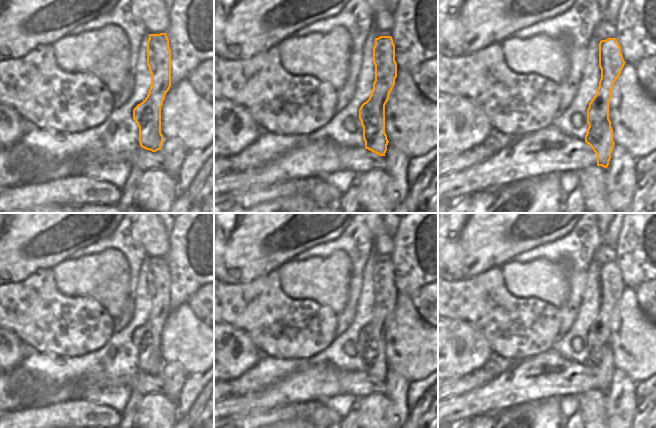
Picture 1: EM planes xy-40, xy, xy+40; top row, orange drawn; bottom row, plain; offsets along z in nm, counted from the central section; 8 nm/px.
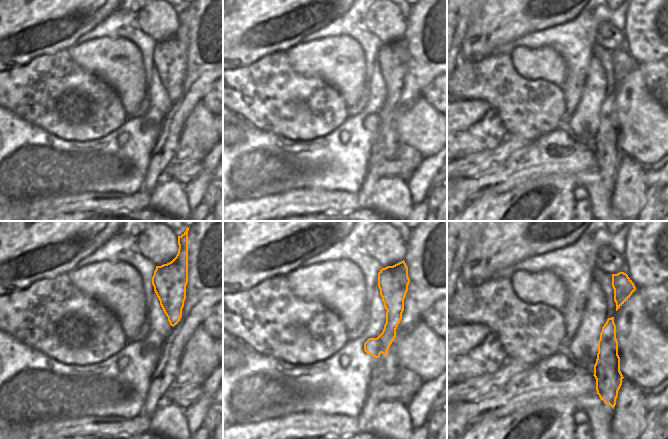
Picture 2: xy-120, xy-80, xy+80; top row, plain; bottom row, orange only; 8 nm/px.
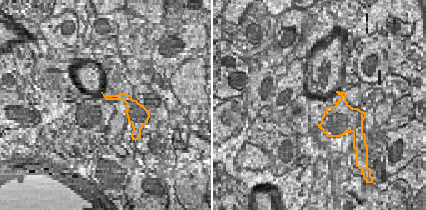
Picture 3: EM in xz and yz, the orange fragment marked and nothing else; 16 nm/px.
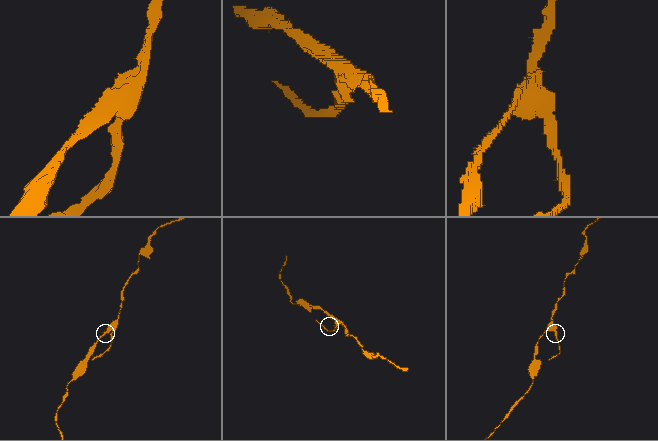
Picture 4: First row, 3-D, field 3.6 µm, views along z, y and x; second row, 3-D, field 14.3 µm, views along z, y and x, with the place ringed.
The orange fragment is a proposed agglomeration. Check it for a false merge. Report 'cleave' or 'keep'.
cleave

